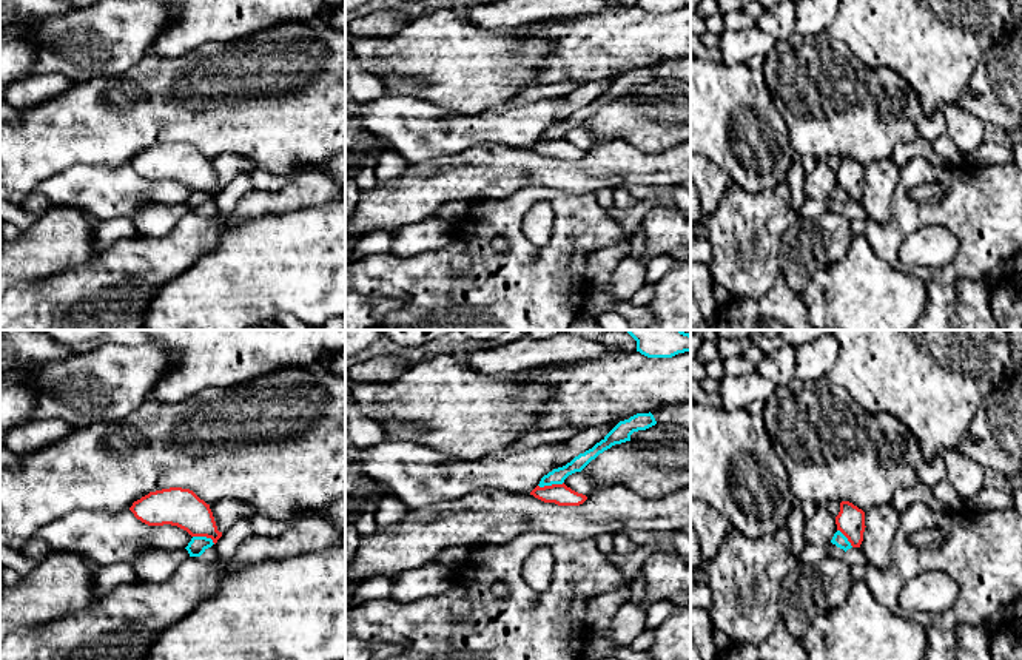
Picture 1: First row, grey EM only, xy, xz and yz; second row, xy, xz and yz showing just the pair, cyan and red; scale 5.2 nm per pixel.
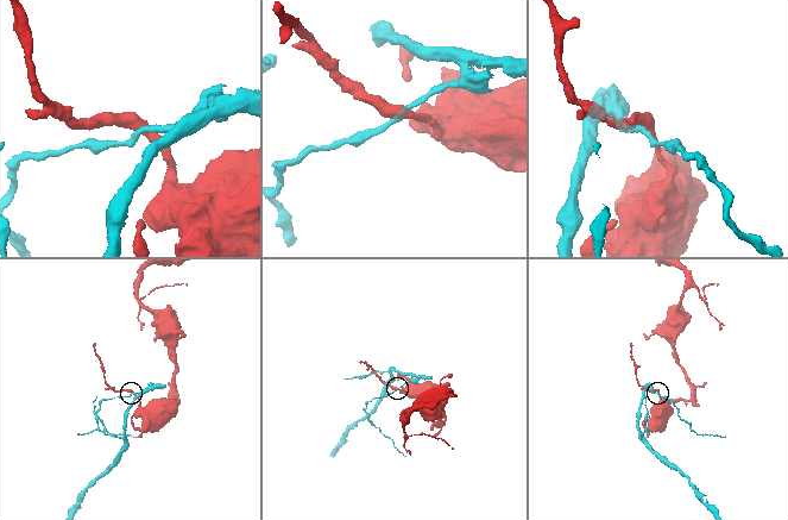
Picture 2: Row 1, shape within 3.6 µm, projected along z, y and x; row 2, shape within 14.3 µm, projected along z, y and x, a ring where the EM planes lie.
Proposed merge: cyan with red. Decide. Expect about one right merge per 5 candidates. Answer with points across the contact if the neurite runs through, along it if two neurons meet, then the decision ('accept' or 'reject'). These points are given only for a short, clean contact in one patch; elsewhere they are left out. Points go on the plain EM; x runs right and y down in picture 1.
border along xz (563, 136), (538, 141); reject

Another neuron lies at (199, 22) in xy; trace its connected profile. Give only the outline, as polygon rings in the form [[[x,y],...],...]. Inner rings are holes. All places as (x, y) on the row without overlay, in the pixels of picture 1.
[[[163,0],[179,9],[146,56],[177,59],[207,43],[228,43],[279,23],[308,23],[345,0]]]

